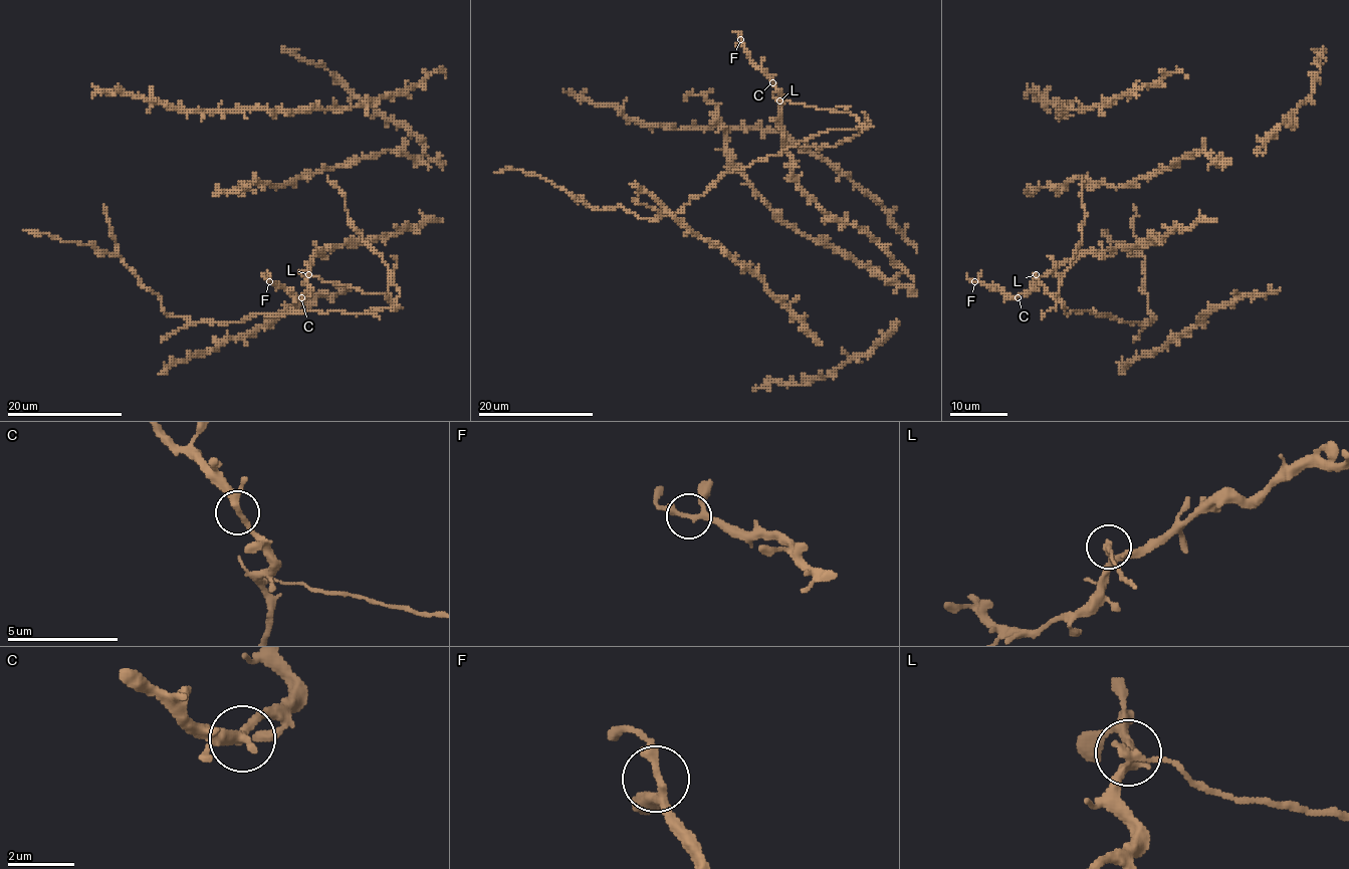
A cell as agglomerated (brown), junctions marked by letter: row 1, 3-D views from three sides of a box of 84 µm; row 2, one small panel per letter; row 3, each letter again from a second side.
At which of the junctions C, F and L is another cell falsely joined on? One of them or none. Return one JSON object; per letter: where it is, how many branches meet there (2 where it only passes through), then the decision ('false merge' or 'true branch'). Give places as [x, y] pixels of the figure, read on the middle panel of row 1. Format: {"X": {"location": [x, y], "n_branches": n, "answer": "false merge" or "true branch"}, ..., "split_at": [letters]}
{"C": {"location": [772, 82], "n_branches": 3, "answer": "true branch"}, "F": {"location": [740, 39], "n_branches": 3, "answer": "true branch"}, "L": {"location": [779, 100], "n_branches": 3, "answer": "false merge"}, "split_at": ["L"]}

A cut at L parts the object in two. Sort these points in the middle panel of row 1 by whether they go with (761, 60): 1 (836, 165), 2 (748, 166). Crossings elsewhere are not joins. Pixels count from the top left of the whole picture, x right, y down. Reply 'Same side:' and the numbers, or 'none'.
Same side: 1

